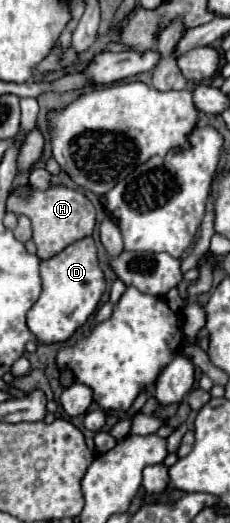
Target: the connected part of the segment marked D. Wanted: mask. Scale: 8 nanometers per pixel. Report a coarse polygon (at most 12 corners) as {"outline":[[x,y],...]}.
{"outline":[[92,237],[40,263],[28,311],[40,343],[66,341],[106,291]]}

